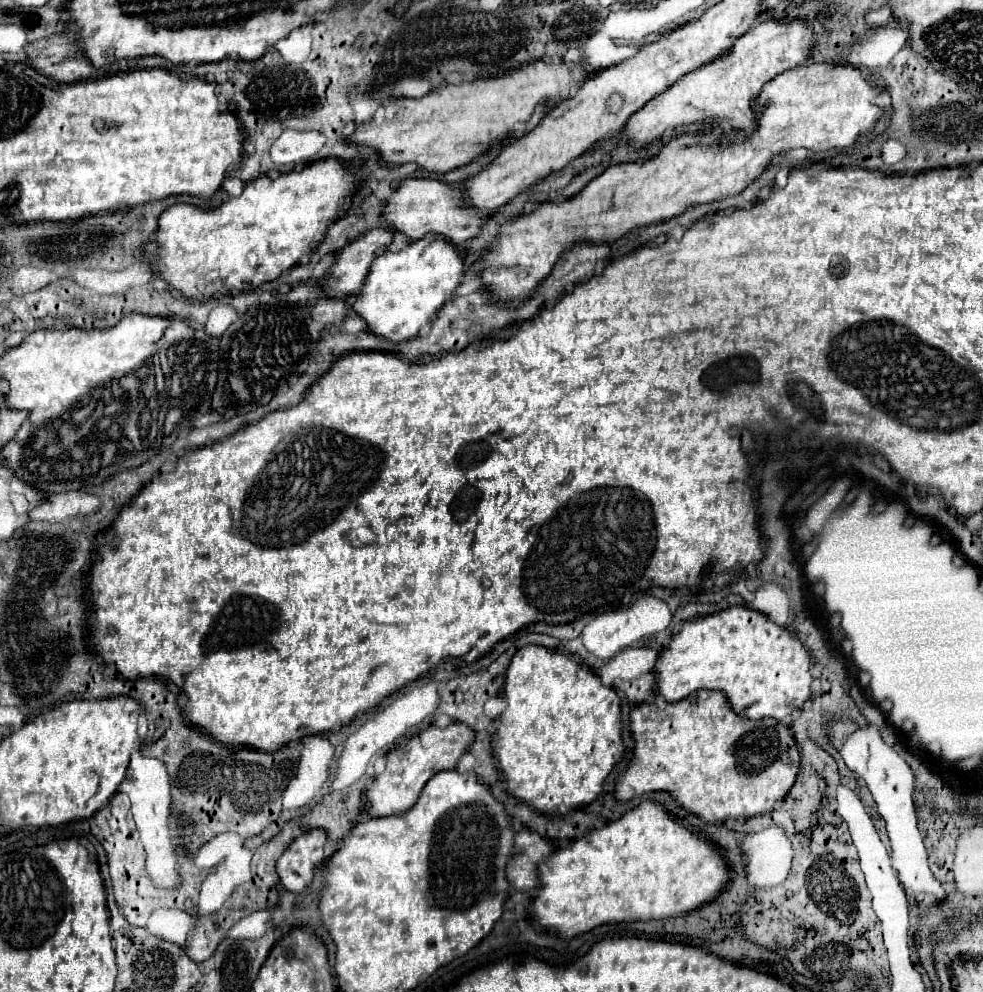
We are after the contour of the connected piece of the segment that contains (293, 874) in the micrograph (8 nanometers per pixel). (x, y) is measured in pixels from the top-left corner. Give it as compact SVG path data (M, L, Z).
M321 829L307 831L299 835L279 857L275 863L279 885L285 891L303 893L317 867L323 865L323 845L327 843L327 835Z

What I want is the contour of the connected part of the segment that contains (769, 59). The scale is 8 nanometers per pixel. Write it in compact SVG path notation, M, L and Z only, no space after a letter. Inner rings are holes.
M759 21L759 25L753 25L743 37L739 37L739 41L735 41L731 53L725 53L725 57L717 57L715 61L703 65L703 69L695 69L695 73L687 73L687 77L671 85L667 93L661 93L659 97L651 99L641 111L637 111L627 121L621 133L623 143L649 143L661 137L667 129L691 123L719 125L721 121L729 121L731 129L755 129L751 101L759 95L761 87L767 81L787 69L805 65L815 41L817 35L807 21L791 21L789 25L779 21Z

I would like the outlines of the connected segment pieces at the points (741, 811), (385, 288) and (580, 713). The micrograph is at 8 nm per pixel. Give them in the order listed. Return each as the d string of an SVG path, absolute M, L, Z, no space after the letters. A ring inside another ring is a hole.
M695 691L677 701L645 701L629 713L629 731L635 741L633 755L621 775L615 779L615 799L629 801L651 791L667 791L675 803L705 823L723 823L727 819L755 817L775 809L793 787L801 755L791 729L775 719L745 719L733 713L725 695L719 691Z
M427 235L407 249L383 253L371 263L363 291L353 303L353 311L367 323L369 333L387 337L387 341L407 341L415 337L423 325L433 321L437 311L465 277L463 269L465 257L459 247L447 243L443 237Z
M527 645L513 655L501 697L507 701L507 707L497 719L491 747L497 759L497 771L507 783L507 793L545 817L553 817L553 813L567 815L571 809L577 809L577 805L581 807L595 801L605 777L625 751L621 741L621 709L615 689L605 687L587 665L573 657Z

